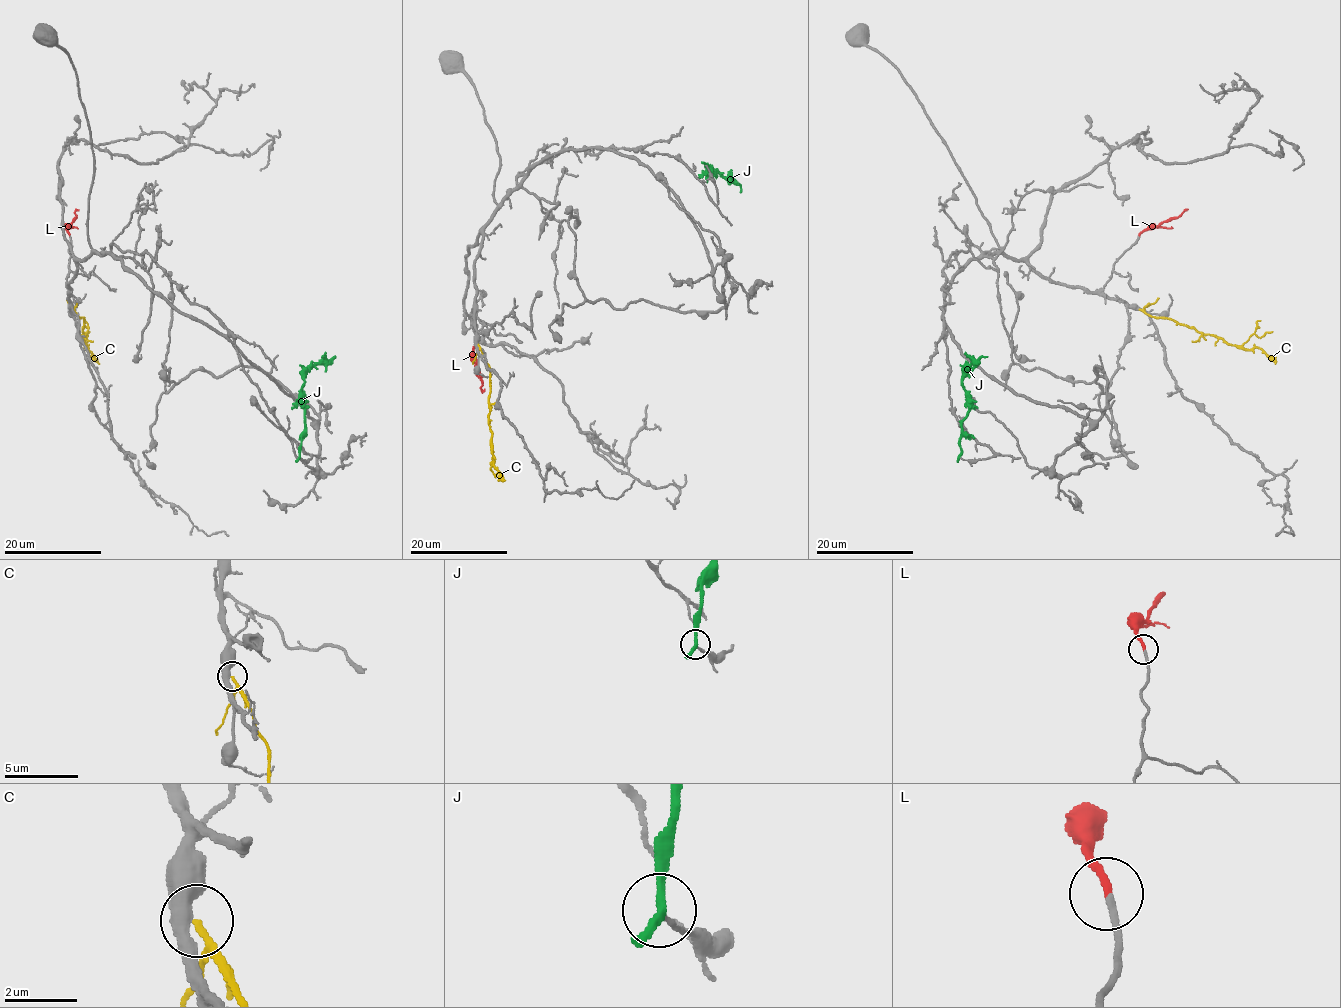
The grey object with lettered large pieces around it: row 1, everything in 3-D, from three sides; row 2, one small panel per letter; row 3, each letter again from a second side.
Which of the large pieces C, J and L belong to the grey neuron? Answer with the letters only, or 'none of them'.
L

